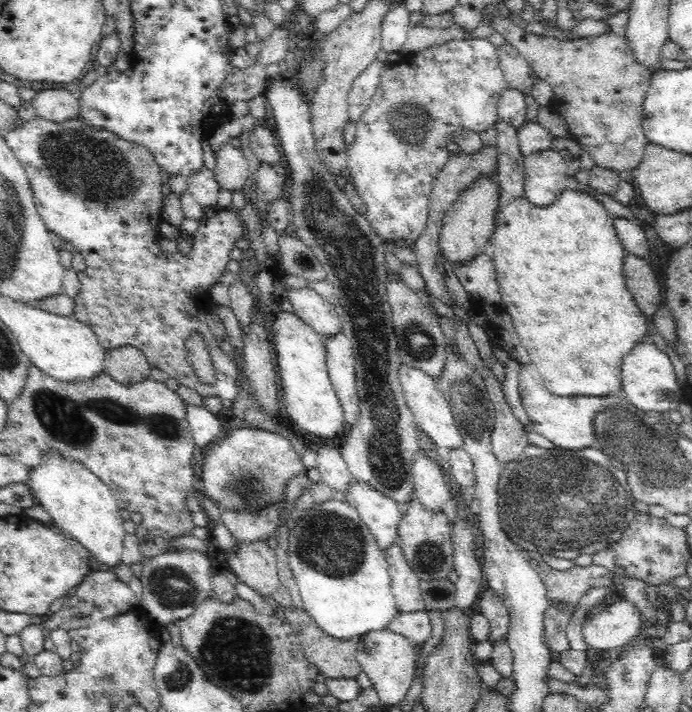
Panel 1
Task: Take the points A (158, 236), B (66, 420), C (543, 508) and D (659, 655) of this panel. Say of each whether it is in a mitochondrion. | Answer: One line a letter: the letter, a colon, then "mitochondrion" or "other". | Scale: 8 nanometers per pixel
A: other
B: mitochondrion
C: mitochondrion
D: other

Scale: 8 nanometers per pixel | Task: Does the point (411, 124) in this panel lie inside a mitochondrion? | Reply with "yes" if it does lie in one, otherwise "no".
yes

